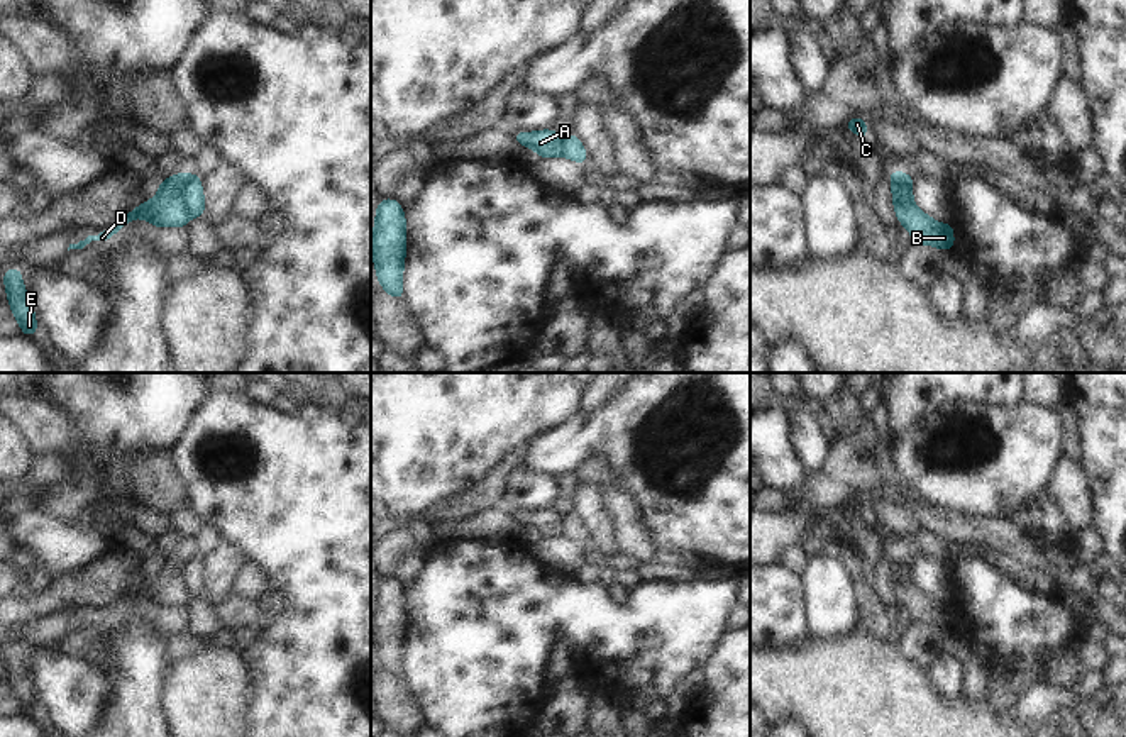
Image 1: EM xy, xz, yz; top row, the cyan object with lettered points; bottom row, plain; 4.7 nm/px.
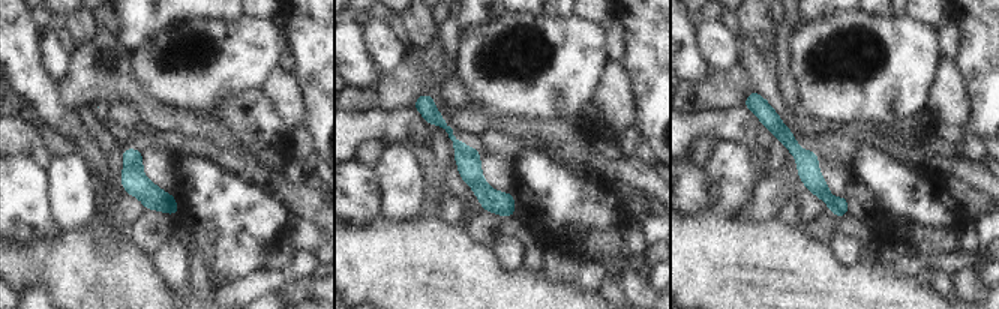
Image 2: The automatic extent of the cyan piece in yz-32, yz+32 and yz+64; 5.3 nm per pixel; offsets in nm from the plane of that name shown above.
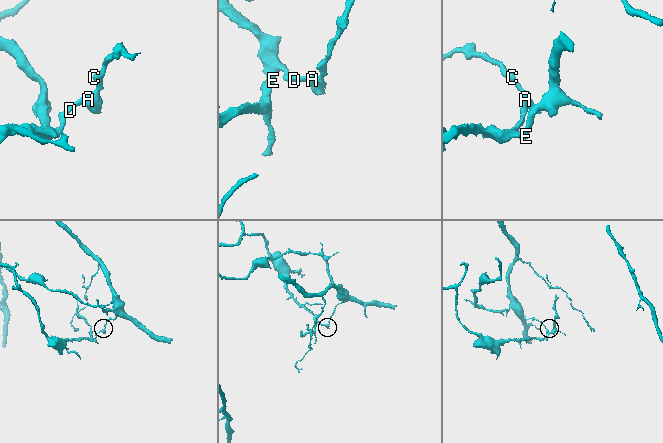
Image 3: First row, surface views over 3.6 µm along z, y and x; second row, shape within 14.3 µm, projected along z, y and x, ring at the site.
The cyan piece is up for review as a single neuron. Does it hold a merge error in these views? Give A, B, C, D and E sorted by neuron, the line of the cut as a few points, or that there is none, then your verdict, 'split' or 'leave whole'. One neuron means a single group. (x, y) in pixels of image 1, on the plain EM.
A B D E / C; cut in xy along (185, 553), (183, 585), (190, 595); split

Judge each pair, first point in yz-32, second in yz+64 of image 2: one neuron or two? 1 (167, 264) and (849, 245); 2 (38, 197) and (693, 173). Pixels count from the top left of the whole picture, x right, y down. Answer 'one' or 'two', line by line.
1: one
2: one

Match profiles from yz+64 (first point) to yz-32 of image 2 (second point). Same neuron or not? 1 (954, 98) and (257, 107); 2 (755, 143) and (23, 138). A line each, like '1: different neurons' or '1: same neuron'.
1: different neurons
2: same neuron

